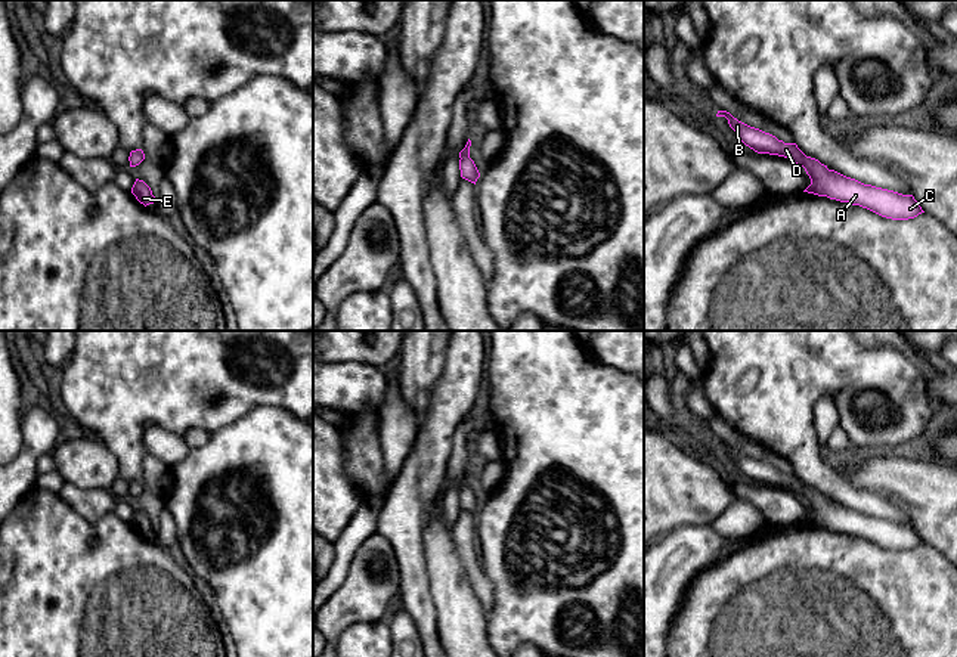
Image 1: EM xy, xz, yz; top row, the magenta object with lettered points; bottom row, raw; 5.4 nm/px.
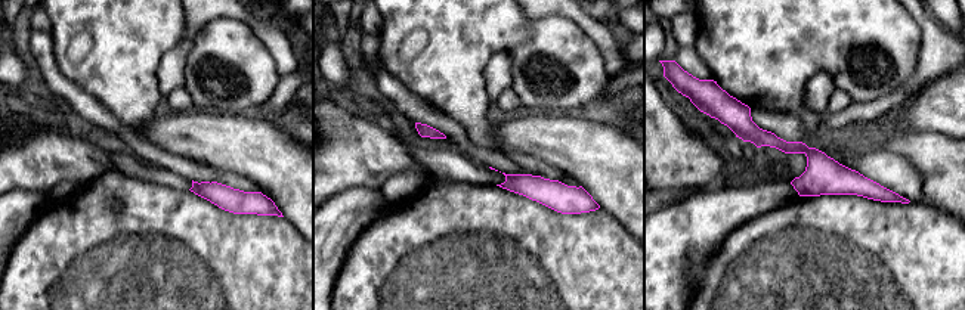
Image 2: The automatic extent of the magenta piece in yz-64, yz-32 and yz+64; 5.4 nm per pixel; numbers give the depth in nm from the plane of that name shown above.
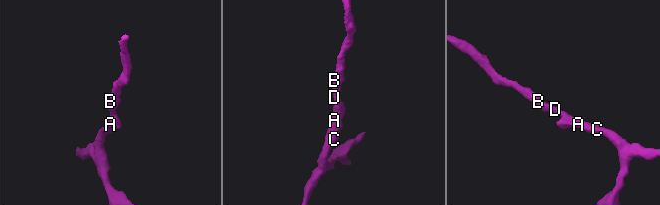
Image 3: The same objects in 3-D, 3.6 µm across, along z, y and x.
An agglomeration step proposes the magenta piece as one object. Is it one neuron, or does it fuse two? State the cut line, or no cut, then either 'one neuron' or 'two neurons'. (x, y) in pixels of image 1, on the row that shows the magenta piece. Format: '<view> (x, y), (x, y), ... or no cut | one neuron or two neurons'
no cut | one neuron

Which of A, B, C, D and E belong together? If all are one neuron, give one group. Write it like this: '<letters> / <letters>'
A B C D E

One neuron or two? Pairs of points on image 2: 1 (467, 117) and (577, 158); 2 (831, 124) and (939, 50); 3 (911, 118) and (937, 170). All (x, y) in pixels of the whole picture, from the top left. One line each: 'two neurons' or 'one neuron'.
1: two neurons
2: one neuron
3: two neurons

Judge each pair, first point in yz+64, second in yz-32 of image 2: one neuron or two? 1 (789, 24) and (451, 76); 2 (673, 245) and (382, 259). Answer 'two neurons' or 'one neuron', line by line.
1: one neuron
2: two neurons

